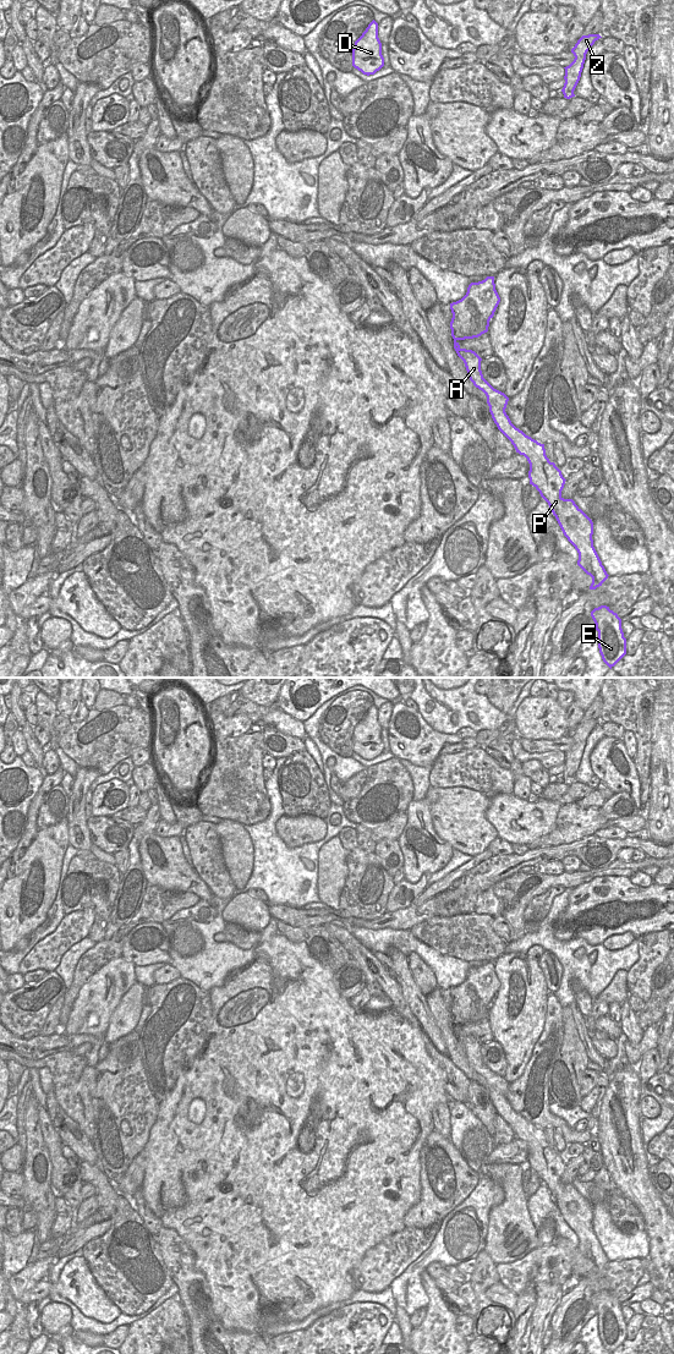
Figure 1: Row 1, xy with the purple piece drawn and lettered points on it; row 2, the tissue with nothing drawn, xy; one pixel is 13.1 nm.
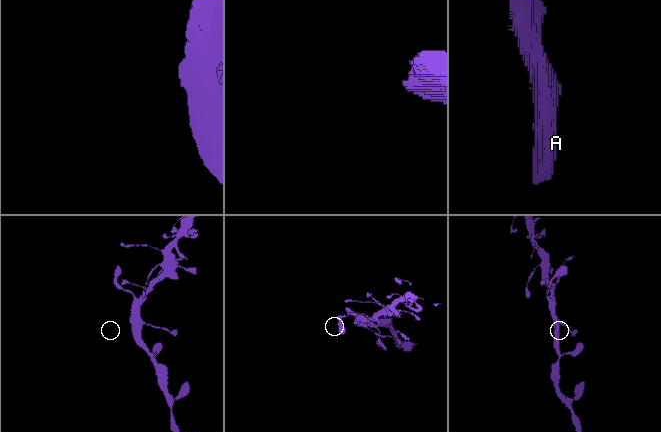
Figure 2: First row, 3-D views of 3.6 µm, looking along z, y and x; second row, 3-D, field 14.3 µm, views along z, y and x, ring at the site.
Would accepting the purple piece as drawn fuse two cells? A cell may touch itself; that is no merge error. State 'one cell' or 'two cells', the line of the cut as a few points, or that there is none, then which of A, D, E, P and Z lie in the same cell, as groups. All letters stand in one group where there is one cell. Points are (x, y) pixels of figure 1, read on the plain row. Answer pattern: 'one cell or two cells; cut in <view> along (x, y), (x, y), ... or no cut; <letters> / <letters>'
one cell; no cut; A D E P Z

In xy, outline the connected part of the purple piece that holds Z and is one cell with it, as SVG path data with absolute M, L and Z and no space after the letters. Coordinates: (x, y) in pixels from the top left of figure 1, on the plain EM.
M599 719L582 720L577 725L575 731L571 734L571 738L574 739L575 744L569 751L564 752L565 768L561 774L564 783L570 784L575 782L574 775L580 766L583 749L586 745L586 739L590 735L590 733L594 729L594 727L598 725L599 723L602 723Z

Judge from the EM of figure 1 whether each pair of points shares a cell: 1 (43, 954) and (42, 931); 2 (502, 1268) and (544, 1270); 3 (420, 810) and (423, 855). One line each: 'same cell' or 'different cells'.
1: different cells
2: same cell
3: same cell

